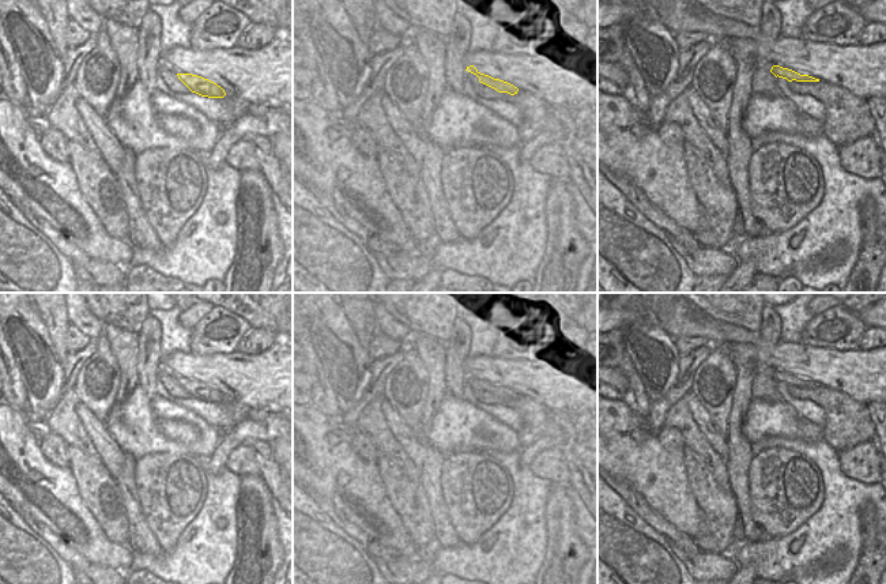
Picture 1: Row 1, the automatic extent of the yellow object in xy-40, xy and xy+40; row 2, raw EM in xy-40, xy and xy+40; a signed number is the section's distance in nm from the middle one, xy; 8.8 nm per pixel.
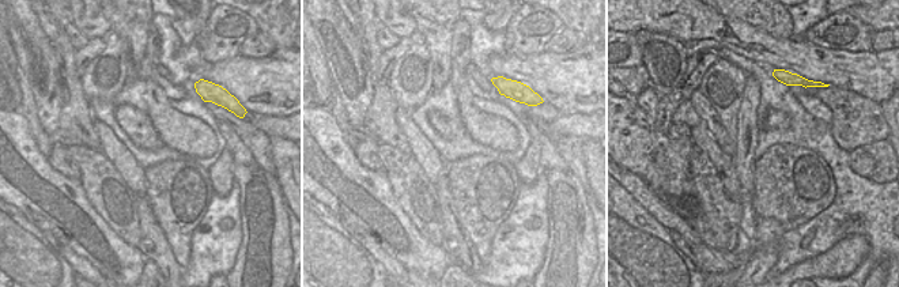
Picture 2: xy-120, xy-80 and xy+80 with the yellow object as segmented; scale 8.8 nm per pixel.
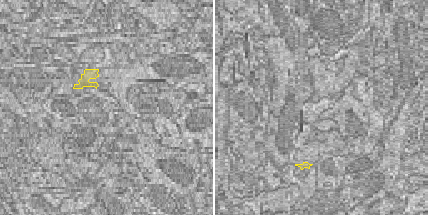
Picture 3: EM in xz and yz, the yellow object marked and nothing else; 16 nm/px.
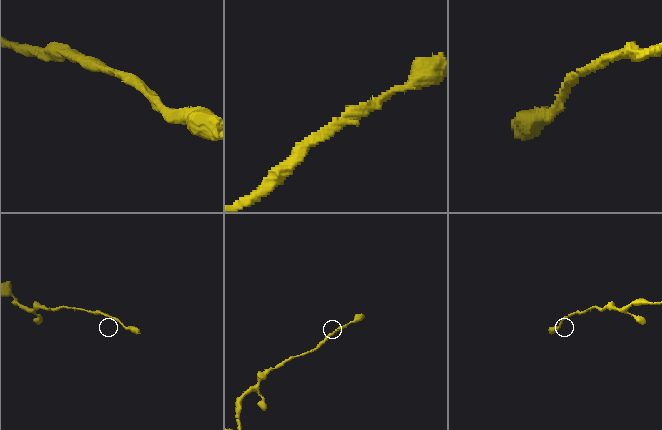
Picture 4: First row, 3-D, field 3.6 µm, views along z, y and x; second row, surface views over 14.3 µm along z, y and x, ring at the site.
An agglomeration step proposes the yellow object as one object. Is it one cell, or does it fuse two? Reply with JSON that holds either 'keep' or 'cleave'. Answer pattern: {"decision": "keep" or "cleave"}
{"decision": "keep"}

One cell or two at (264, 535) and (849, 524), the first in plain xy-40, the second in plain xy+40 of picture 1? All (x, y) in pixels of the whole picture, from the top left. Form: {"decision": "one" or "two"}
{"decision": "two"}

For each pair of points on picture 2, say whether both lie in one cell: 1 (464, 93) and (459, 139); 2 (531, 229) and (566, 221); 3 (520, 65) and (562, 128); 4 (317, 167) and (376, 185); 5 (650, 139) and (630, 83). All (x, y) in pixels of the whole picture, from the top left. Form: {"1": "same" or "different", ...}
{"1": "different", "2": "different", "3": "different", "4": "same", "5": "different"}

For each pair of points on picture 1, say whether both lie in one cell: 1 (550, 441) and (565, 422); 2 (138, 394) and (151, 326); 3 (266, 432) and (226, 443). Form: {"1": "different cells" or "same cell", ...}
{"1": "same cell", "2": "different cells", "3": "same cell"}

